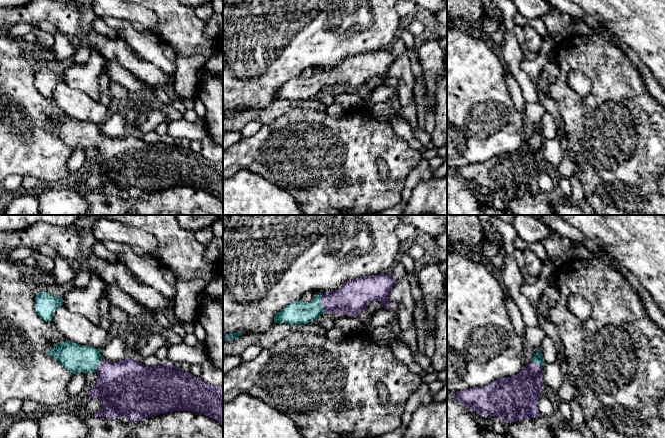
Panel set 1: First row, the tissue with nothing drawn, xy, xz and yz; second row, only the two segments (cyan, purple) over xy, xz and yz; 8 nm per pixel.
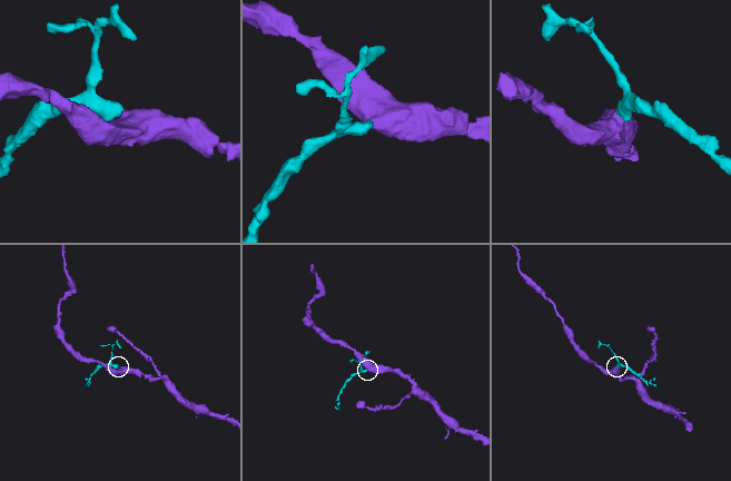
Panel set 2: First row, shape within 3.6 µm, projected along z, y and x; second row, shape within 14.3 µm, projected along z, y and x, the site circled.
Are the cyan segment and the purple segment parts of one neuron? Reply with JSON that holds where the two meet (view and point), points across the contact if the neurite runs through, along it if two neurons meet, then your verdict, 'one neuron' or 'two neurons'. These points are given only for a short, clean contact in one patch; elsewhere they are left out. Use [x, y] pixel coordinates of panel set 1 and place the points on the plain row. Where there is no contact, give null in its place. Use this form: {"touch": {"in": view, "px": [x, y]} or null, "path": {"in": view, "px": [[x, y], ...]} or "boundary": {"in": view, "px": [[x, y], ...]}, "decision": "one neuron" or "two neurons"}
{"touch": {"in": "xz", "px": [321, 79]}, "path": {"in": "xz", "px": [[299, 88], [310, 87], [321, 79], [339, 78], [351, 74]]}, "decision": "one neuron"}

